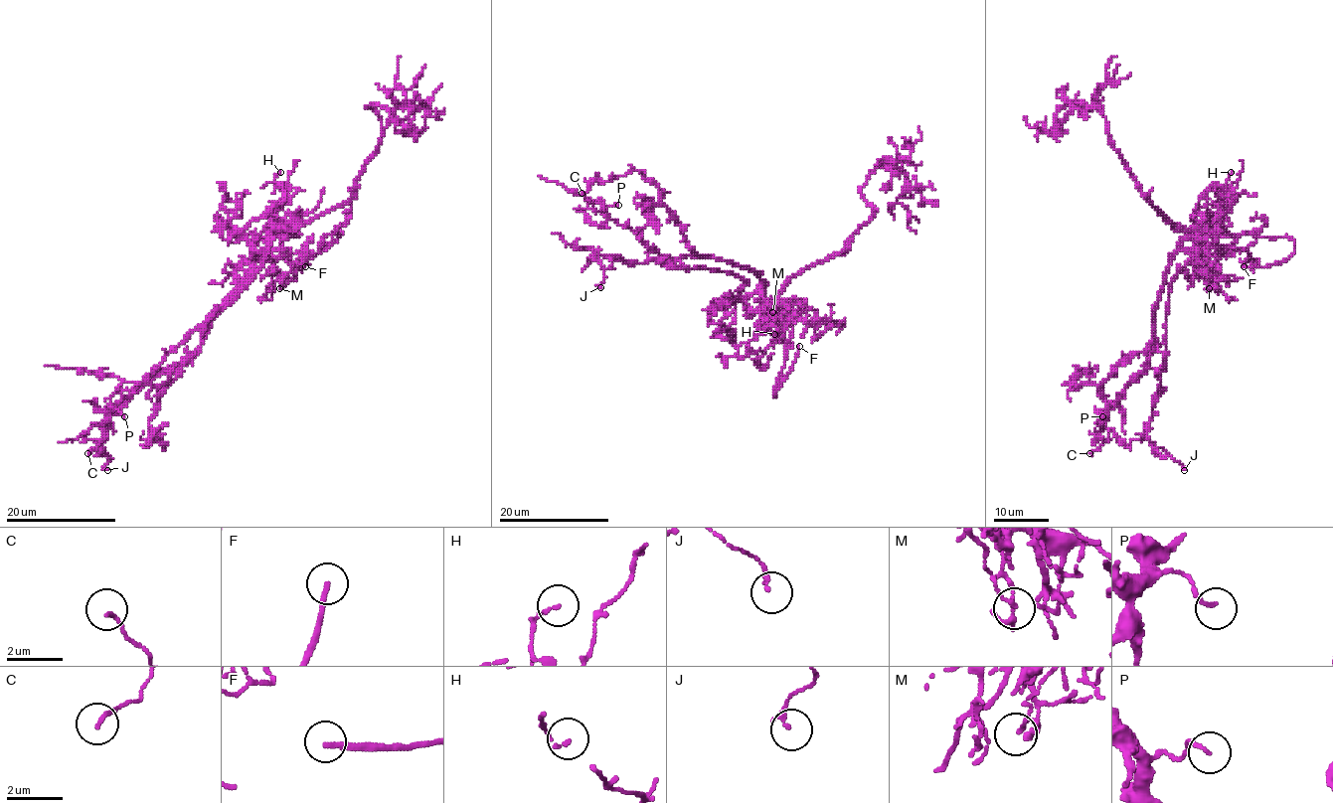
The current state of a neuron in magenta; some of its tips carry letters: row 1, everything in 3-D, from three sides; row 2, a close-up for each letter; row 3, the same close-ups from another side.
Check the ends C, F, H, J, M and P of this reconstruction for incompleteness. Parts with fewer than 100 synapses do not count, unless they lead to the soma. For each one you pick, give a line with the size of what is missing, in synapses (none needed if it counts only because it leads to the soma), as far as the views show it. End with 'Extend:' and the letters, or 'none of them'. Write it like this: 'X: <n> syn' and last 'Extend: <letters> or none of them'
Extend: F

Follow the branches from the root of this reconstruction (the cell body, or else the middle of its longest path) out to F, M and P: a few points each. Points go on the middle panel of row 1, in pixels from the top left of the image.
F: (771, 302), (783, 309), (786, 321), (792, 327), (774, 398), (790, 369), (799, 346)
M: (771, 302), (766, 297), (764, 284), (761, 306), (768, 313), (779, 306), (772, 312)
P: (771, 302), (750, 269), (717, 257), (661, 255), (637, 234), (608, 216), (606, 209), (618, 205)

